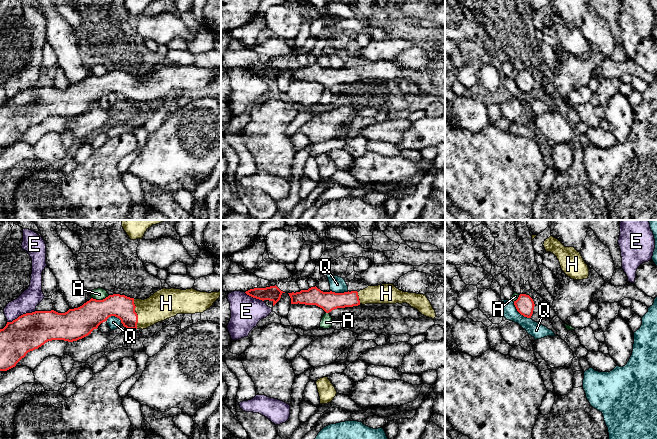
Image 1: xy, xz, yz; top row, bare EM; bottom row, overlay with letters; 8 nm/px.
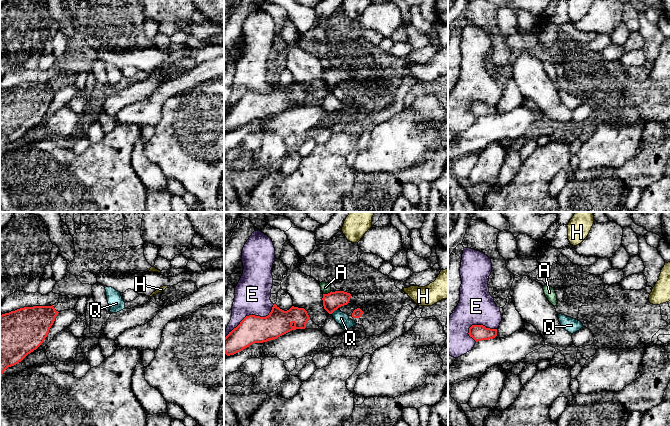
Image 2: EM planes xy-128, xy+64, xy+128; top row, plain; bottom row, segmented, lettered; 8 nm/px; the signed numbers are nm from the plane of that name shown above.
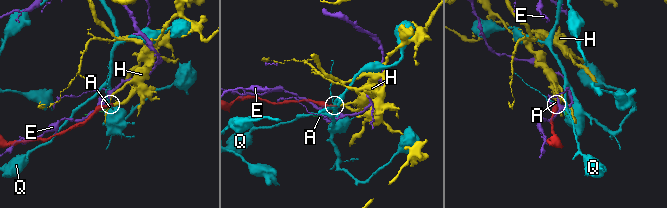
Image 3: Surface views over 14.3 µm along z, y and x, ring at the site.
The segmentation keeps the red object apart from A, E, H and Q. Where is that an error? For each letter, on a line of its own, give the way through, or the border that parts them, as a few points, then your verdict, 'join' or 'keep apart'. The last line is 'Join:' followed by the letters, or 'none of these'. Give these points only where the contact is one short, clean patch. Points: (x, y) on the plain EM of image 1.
A: border xy (109, 71), (102, 75), (91, 74); keep apart
E: keep apart
H: way xy (123, 83), (136, 90), (146, 89), (165, 79); join
Q: border yz (513, 78), (521, 90), (530, 94); keep apart
Join: H

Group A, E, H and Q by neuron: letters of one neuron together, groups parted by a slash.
A / E / H / Q

